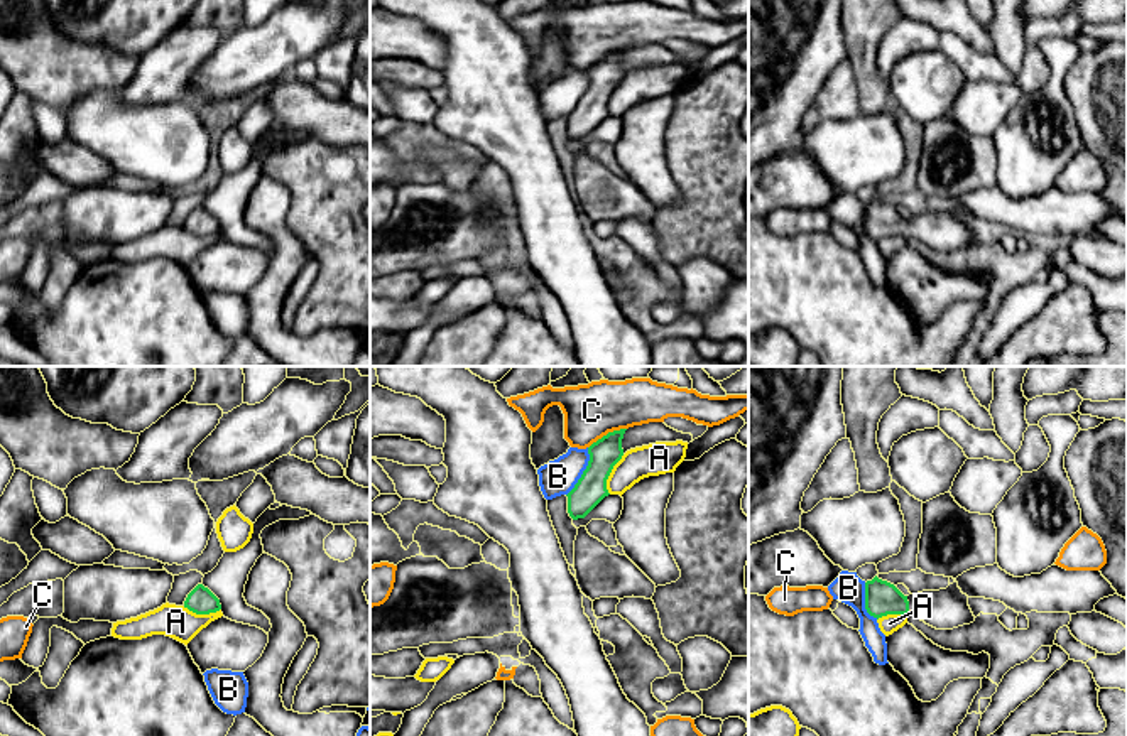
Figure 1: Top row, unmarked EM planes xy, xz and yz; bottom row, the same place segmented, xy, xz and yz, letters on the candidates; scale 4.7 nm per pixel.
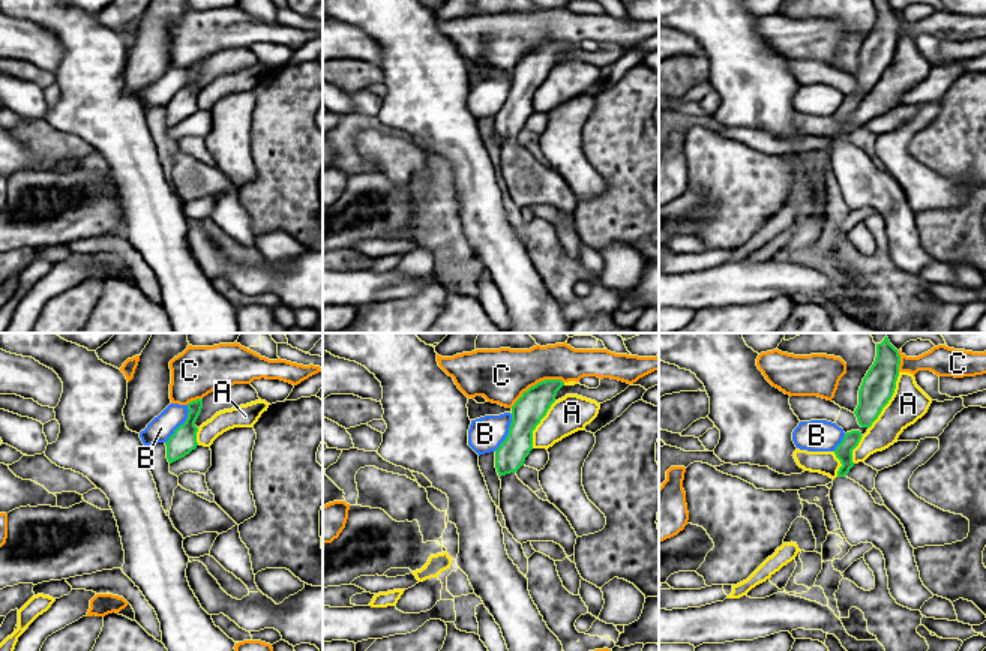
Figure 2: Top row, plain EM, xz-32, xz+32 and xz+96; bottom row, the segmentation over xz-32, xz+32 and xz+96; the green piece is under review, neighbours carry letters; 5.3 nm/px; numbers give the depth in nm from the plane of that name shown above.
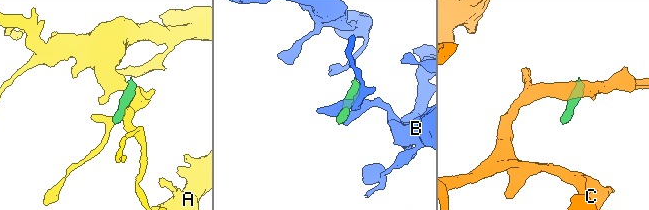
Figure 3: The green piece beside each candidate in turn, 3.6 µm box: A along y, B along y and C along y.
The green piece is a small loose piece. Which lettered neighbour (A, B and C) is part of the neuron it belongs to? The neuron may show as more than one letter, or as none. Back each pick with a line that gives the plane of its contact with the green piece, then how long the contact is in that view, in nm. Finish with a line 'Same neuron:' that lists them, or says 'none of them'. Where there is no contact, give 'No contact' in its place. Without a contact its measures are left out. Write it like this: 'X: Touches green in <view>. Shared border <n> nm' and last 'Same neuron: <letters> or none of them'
Same neuron: none of them

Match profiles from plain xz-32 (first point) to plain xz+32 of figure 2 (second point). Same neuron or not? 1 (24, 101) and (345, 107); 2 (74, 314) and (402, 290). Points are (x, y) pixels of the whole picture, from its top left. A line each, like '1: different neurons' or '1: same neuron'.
1: different neurons
2: different neurons

